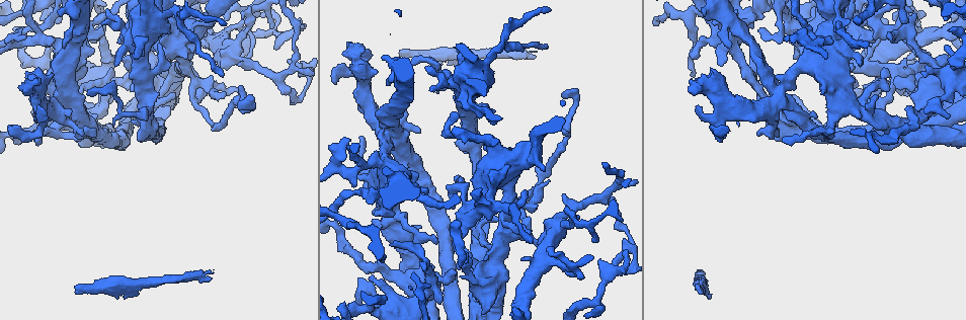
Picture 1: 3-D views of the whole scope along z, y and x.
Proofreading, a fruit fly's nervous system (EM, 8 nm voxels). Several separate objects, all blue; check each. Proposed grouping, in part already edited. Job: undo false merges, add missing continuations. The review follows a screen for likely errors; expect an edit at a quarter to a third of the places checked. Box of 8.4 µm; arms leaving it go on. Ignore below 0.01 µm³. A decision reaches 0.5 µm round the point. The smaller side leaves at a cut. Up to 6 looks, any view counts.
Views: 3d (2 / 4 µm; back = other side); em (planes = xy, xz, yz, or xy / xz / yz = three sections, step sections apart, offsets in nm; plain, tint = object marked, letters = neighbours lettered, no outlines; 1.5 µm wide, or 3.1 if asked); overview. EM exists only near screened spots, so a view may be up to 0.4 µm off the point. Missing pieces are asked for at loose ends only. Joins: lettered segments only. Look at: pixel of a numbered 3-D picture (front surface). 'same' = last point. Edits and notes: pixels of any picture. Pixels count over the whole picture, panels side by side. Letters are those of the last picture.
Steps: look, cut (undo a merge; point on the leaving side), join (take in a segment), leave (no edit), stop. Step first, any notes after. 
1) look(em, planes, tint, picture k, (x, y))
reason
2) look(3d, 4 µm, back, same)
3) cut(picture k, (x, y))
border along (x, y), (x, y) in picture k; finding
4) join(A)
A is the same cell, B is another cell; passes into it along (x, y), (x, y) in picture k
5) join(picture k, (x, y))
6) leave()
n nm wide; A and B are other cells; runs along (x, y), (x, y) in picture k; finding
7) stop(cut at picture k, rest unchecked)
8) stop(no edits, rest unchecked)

look(em, yz, step 8, tint, picture 1, (483, 259))
branch stops here

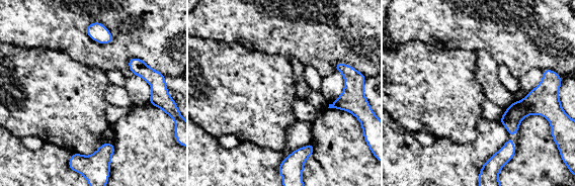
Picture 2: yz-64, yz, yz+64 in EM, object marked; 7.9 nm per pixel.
look(em, planes, letters, same)
another direction

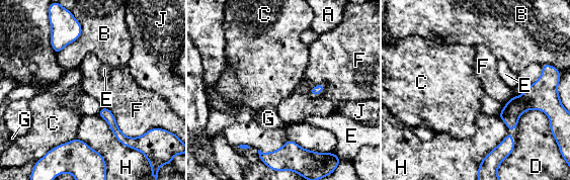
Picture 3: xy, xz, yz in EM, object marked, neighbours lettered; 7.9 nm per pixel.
leave()
A, B, C, D, E, F, G, H and J are other cells; border along (103, 106), (129, 137), (172, 132) in picture 3; no lettered segment goes on from it

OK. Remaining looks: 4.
look(em, planes, letters, picture 1, (376, 216))
an open end

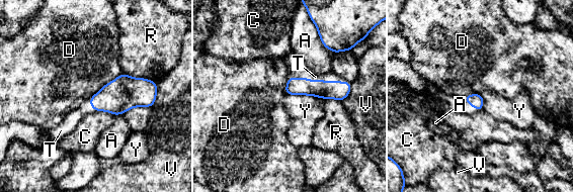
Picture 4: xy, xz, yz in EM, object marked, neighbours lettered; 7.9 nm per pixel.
join(T)
D touches over 340 nm; T is the same cell, A, C, D, R, V and Y are other cells; it goes on there

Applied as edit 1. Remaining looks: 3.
look(3d, 2 µm, back, picture 1, (63, 91))

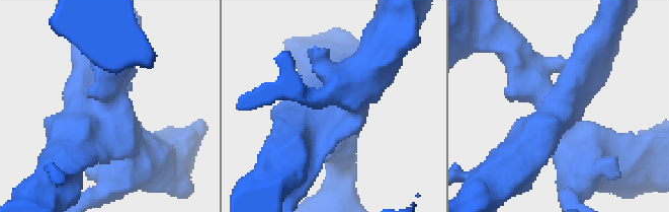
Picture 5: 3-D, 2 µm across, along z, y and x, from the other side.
look(em, yz, step 8, letters, picture 5, (332, 112))
4 arms; need the tissue

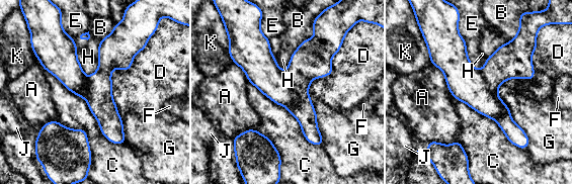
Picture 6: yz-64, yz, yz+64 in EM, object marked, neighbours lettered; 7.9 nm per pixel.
look(em, planes, letters, same)
another direction

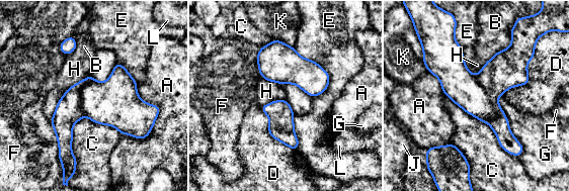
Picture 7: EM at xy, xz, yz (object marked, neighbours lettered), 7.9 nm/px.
leave()
320 nm wide; A, B, C, D, E, F, G, H, J, K and L are other cells; runs along (449, 45), (454, 76), (511, 149) in picture 7; all the same neuron

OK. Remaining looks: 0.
stop(join at picture 4, rest unchecked)

